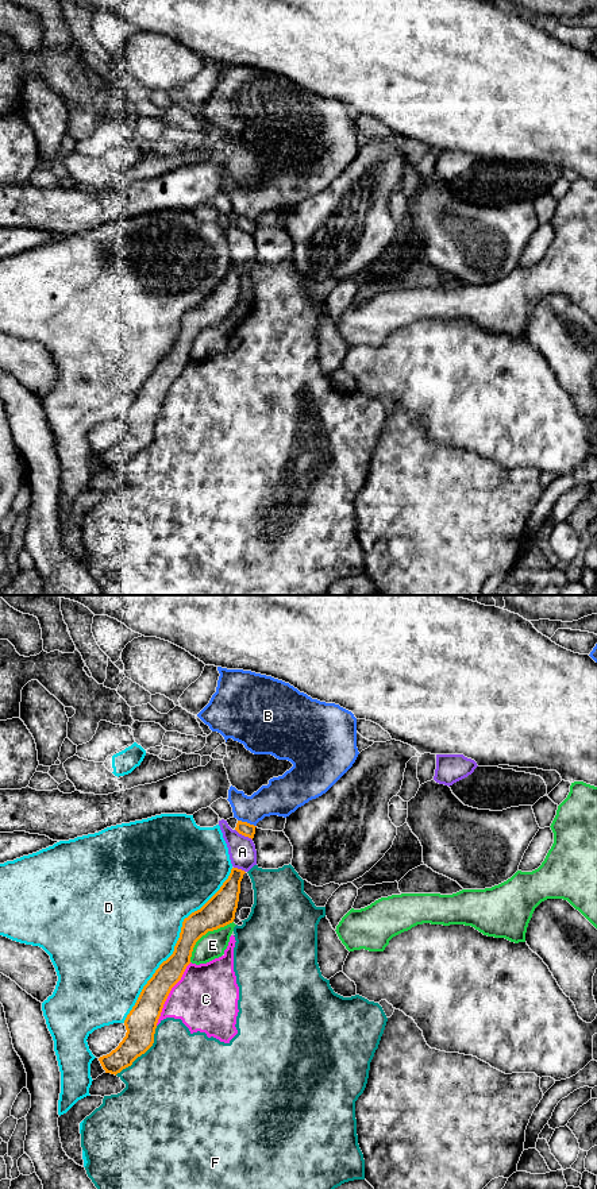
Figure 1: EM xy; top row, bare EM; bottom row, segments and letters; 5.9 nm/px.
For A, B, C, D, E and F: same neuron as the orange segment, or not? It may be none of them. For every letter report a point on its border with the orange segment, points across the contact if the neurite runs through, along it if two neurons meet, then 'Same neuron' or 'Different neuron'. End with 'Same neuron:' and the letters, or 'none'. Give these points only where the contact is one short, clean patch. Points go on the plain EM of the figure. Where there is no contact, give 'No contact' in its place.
A: Touches orange at xy (243, 230). Boundary: xy (235, 224), (251, 235). Different neuron
B: Touches orange at xy (246, 217). Boundary: xy (238, 215), (255, 222). Different neuron
C: Touches orange at xy (169, 388). Different neuron
D: Touches orange at xy (176, 339). Different neuron
E: Touches orange at xy (204, 329). Different neuron
F: Touches orange at xy (142, 448). Different neuron
Same neuron: none

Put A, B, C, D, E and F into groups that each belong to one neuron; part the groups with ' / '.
A / B / C F / D / E

